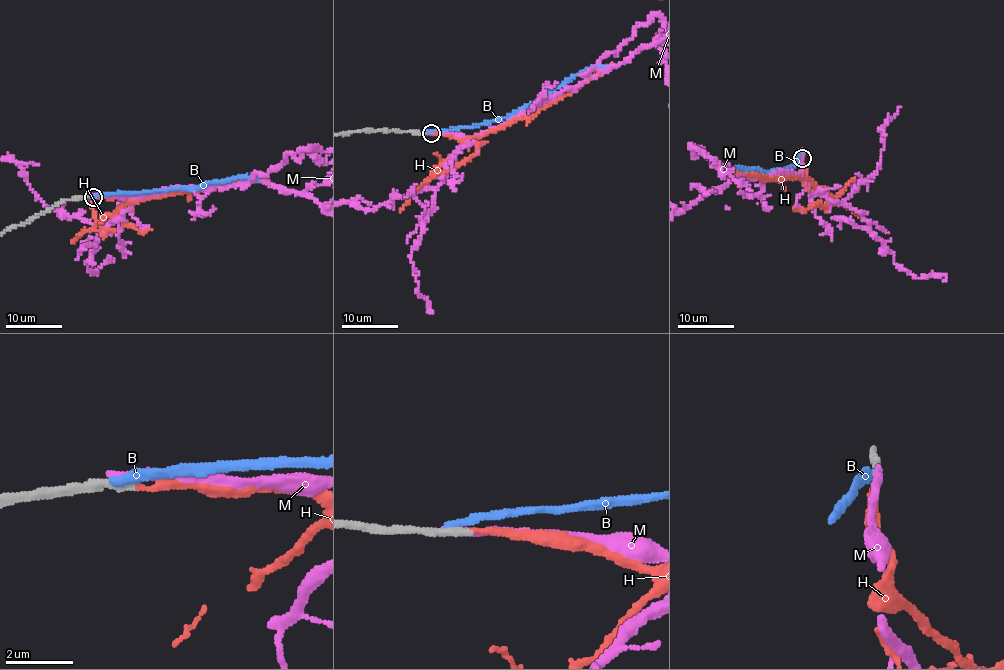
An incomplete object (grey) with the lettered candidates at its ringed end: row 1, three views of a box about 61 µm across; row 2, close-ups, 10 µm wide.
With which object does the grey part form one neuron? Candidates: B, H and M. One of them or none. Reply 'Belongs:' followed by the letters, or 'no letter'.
Belongs: H

